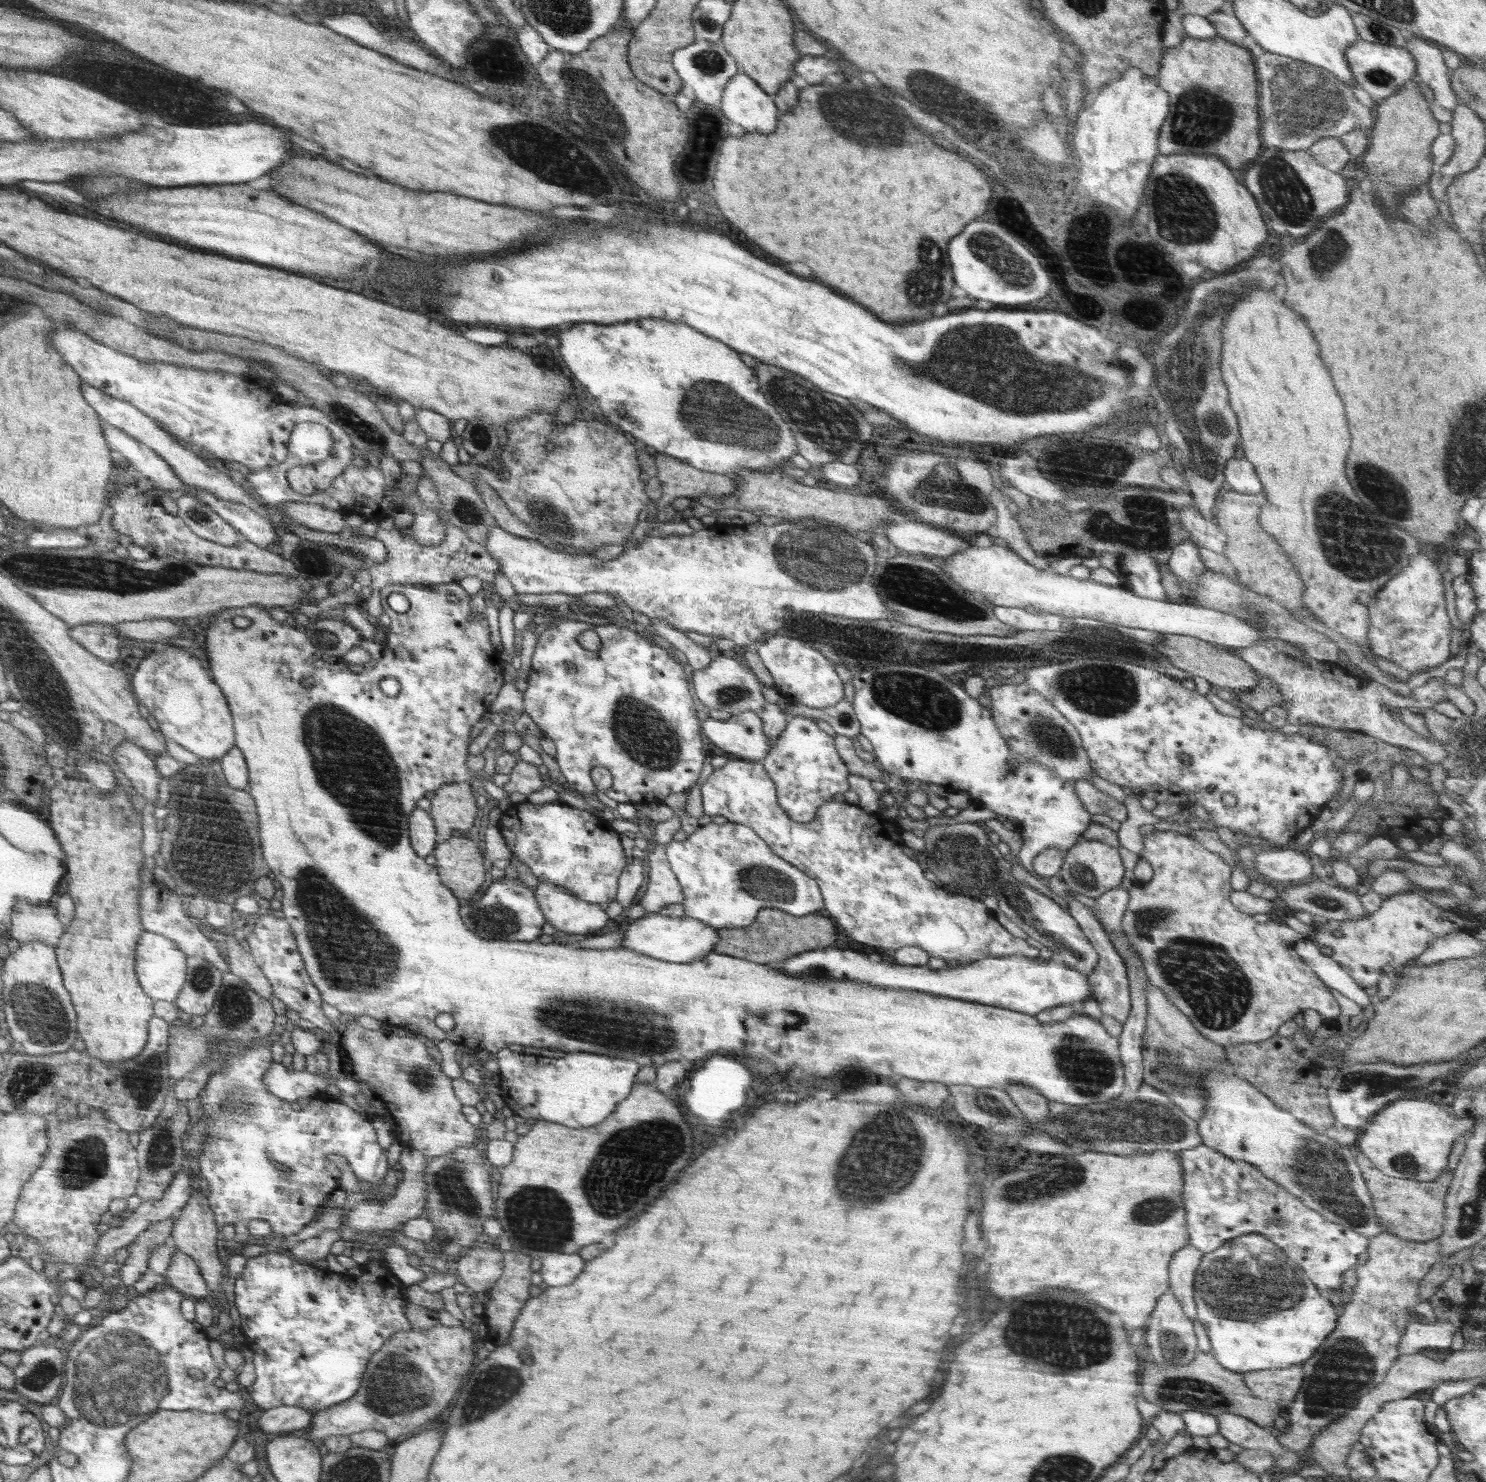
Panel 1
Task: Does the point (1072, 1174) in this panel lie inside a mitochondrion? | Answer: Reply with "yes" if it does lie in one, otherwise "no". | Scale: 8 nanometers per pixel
yes

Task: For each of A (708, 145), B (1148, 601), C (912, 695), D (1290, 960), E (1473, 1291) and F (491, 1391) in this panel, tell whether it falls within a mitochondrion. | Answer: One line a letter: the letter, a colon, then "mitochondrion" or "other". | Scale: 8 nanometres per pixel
A: other
B: other
C: mitochondrion
D: other
E: other
F: mitochondrion

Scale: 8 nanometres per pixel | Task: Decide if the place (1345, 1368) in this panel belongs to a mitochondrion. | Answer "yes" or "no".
yes

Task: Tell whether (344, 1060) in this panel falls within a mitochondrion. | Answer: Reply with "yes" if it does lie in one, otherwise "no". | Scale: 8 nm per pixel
no

